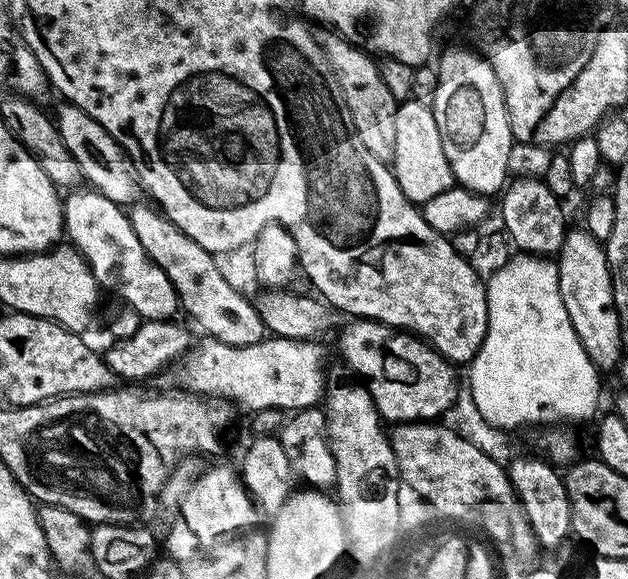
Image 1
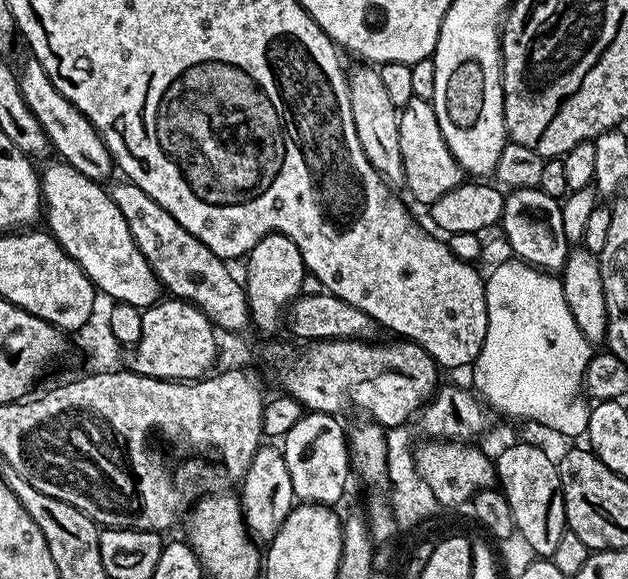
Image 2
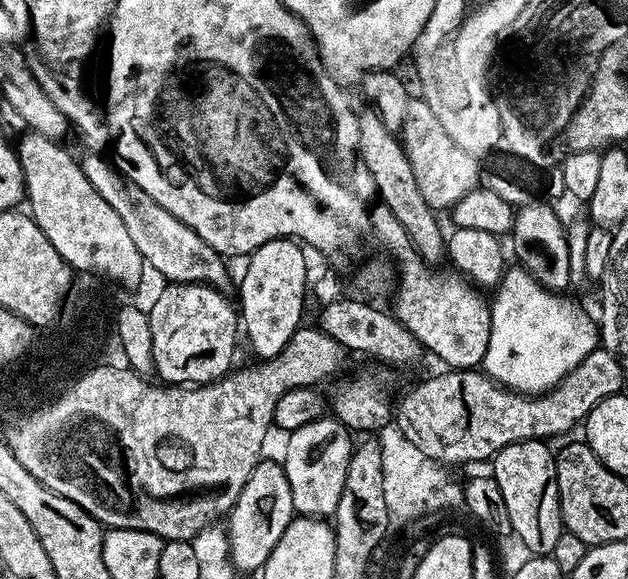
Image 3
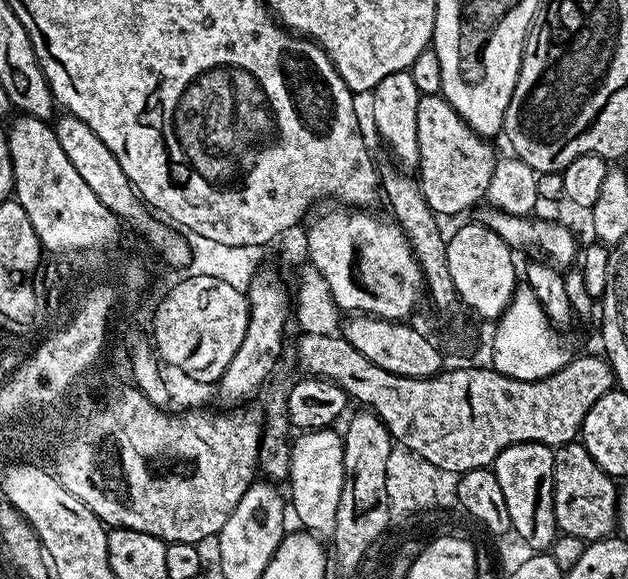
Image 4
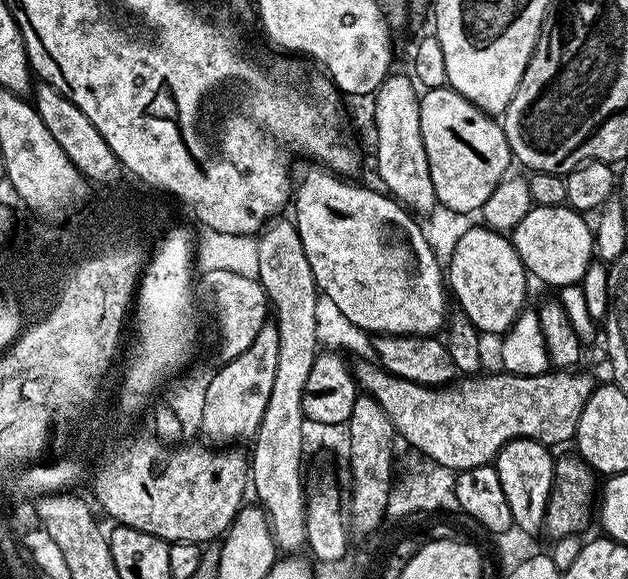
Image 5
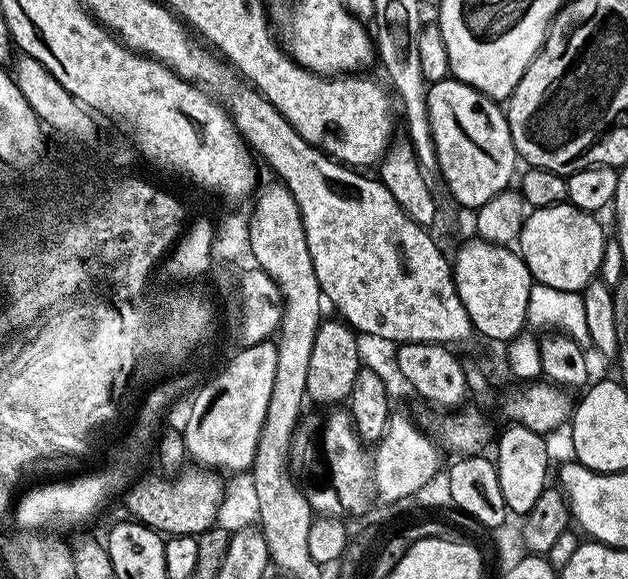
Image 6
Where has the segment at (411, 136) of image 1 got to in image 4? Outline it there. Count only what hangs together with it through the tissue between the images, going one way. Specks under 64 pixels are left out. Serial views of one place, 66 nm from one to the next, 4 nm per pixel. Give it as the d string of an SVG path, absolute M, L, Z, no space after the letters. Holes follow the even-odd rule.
M441 107L440 116L423 117L420 126L420 166L418 181L421 194L437 217L456 216L474 204L479 205L487 197L490 186L490 174L494 174L494 166L498 159L497 153L492 153L492 148L485 137L472 131L451 108Z

